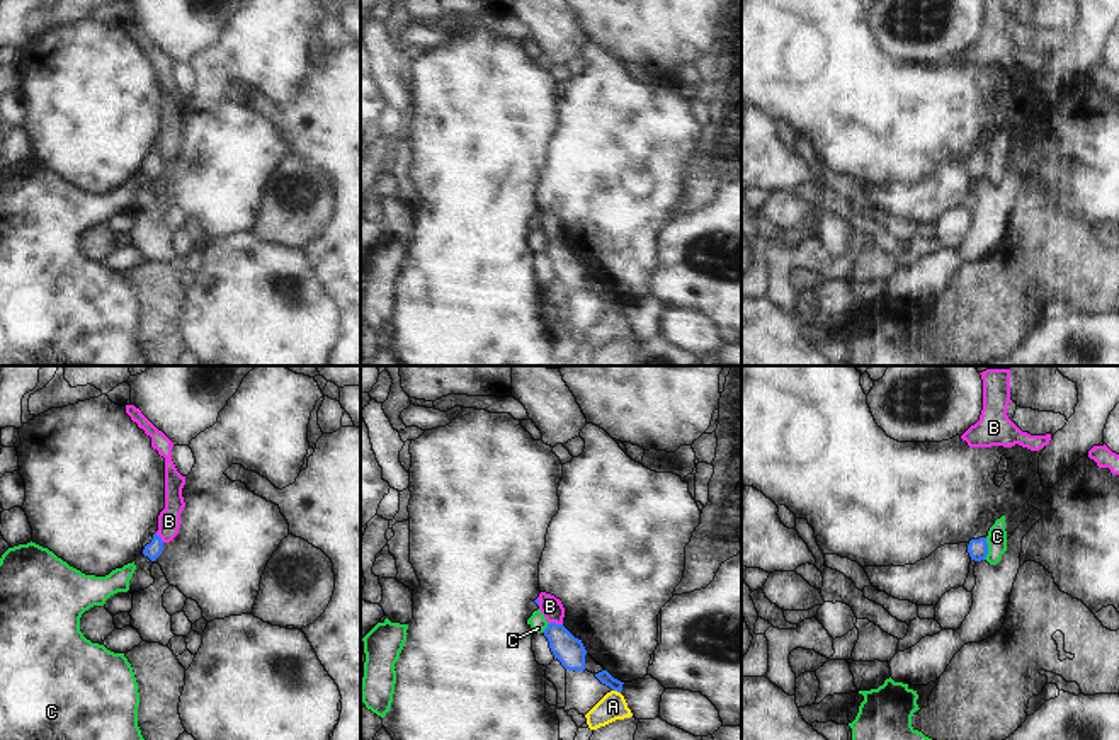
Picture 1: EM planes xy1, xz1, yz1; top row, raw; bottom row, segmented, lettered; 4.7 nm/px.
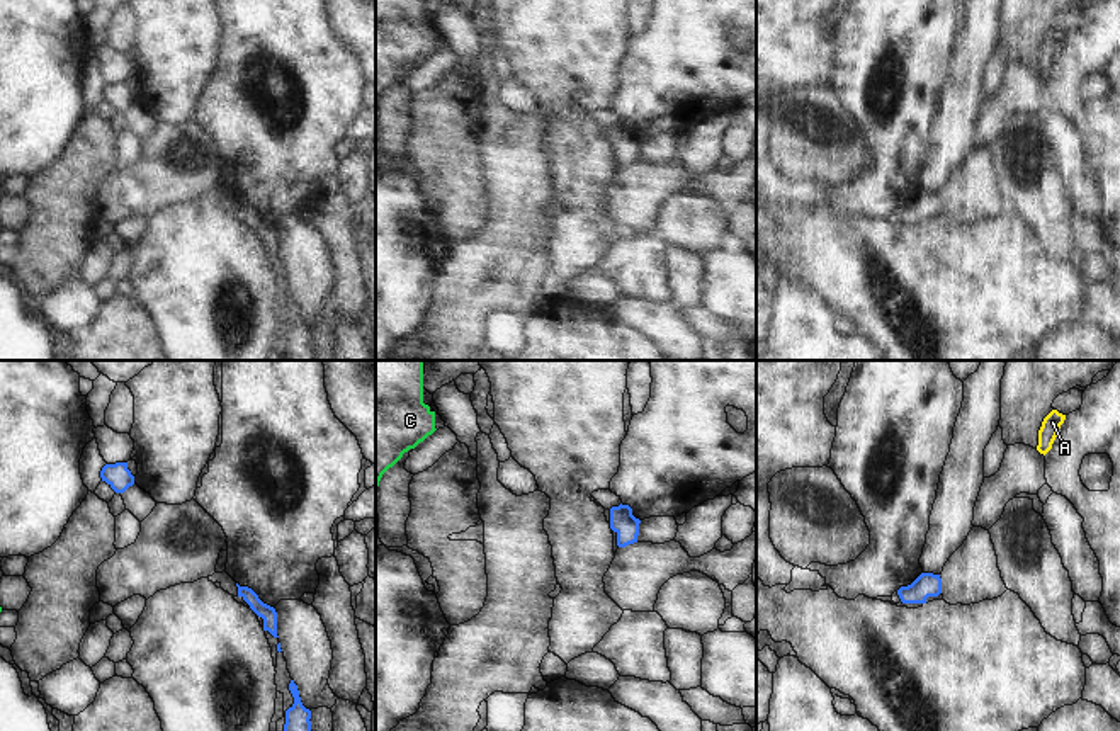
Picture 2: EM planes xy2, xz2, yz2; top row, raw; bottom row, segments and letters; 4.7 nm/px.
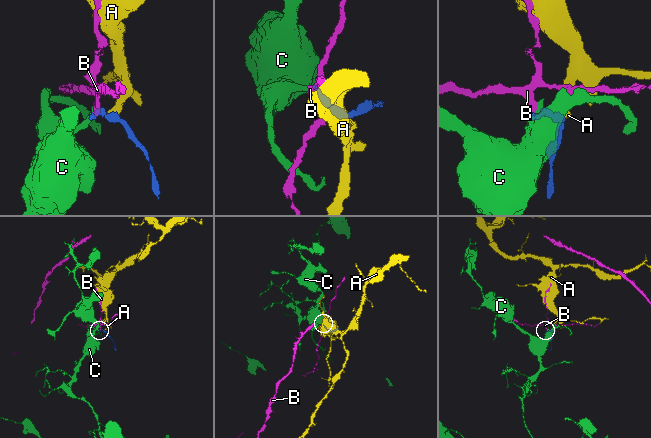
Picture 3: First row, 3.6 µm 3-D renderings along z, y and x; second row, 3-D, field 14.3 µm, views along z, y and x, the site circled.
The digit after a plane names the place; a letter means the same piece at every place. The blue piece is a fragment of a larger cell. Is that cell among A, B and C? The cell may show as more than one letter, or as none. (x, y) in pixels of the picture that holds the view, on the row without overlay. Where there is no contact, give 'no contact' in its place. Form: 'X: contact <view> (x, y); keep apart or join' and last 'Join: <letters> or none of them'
A: contact xz1 (616, 308); keep apart
B: contact xz1 (555, 242); keep apart
C: contact yz1 (987, 167); keep apart
Join: none of them

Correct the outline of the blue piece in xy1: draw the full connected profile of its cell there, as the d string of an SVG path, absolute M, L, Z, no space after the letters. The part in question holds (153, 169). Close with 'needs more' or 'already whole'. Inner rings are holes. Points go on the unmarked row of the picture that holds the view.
M155 151L151 162L146 163L143 172L134 179L136 189L129 199L128 211L131 213L139 211L155 202L155 197L151 196L151 184L162 174L162 168L163 168L163 160Z | needs more

